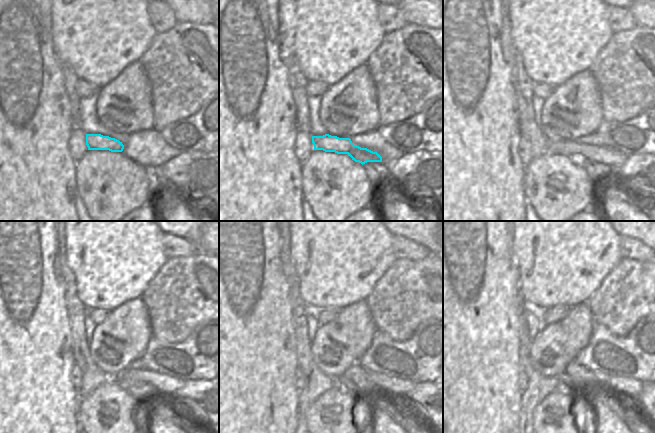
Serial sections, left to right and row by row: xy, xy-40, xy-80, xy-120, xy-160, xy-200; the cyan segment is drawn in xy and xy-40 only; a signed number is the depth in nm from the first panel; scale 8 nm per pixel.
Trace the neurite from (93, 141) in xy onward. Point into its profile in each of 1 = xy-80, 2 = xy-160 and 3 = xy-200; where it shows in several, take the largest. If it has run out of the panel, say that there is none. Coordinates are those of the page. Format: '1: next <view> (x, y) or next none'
1: next xy-80 (570, 148)
2: next xy-160 (393, 386)
3: next xy-200 (620, 386)

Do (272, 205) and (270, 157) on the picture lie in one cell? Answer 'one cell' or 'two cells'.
one cell

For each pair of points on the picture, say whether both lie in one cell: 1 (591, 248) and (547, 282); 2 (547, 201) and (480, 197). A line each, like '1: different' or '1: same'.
1: same
2: different

